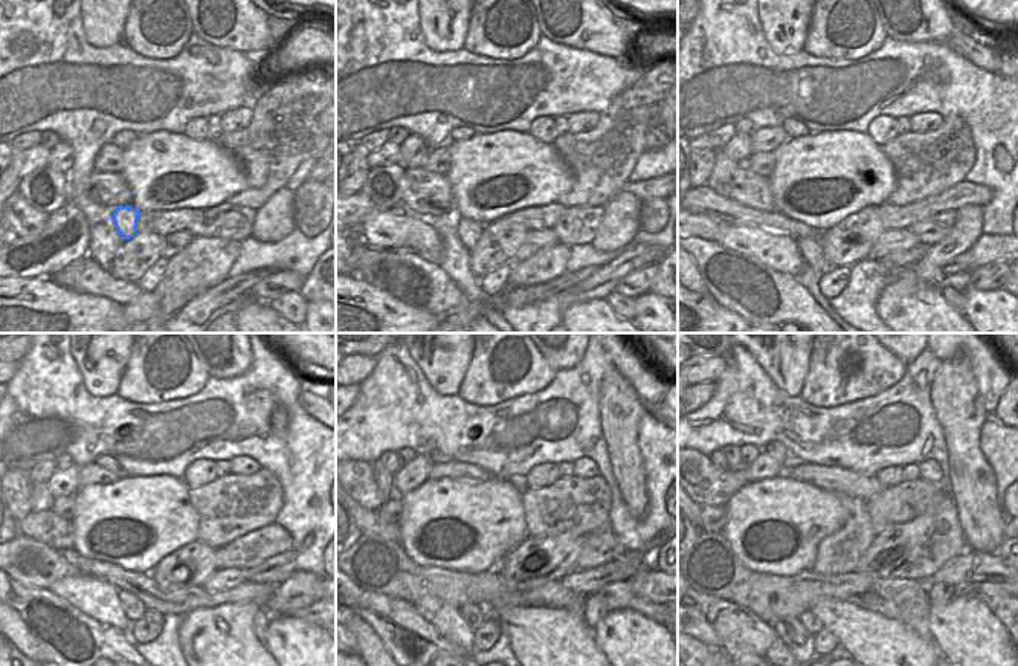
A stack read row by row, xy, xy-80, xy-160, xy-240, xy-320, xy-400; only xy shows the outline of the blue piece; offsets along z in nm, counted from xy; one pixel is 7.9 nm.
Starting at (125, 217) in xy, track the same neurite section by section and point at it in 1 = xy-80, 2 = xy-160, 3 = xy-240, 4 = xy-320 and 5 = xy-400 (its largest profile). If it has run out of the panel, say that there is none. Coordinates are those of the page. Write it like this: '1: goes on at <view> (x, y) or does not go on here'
1: goes on at xy-80 (469, 231)
2: goes on at xy-160 (811, 249)
3: goes on at xy-240 (133, 608)
4: goes on at xy-320 (473, 614)
5: goes on at xy-400 (811, 622)

